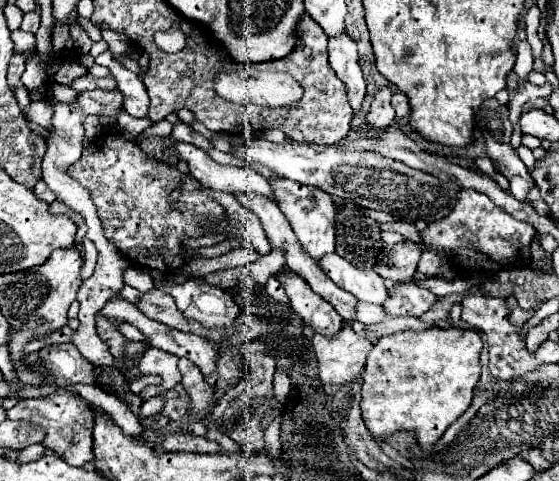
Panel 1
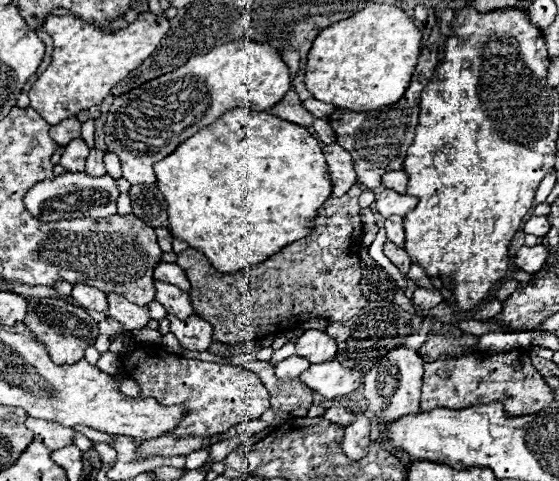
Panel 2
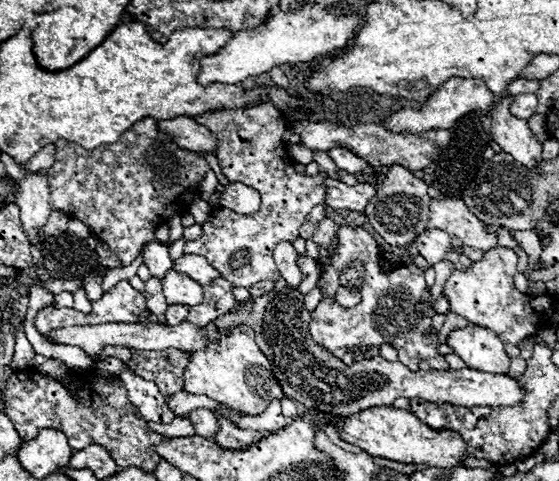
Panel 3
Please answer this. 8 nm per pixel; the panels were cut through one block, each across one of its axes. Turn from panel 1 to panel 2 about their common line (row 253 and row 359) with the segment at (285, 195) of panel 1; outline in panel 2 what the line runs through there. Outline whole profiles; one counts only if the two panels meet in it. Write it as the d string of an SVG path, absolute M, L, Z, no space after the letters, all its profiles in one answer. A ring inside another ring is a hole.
M306 330L298 340L296 340L296 354L302 358L308 358L312 364L328 362L336 356L336 342L322 330Z

